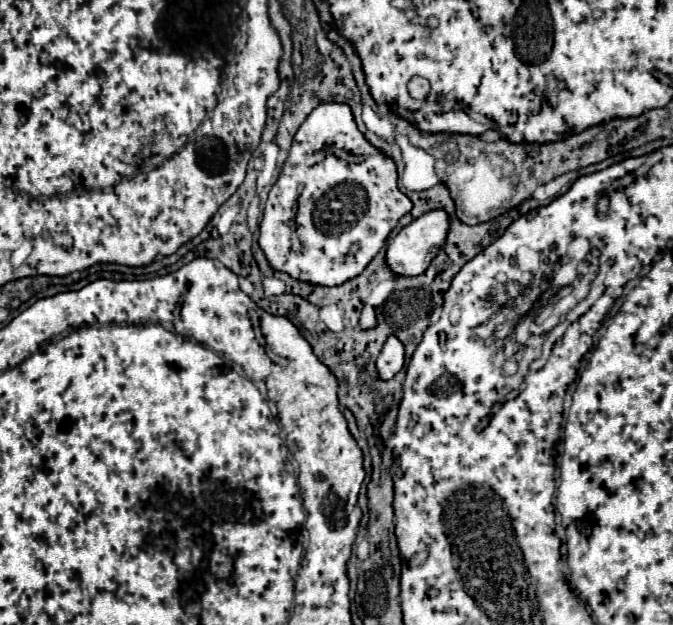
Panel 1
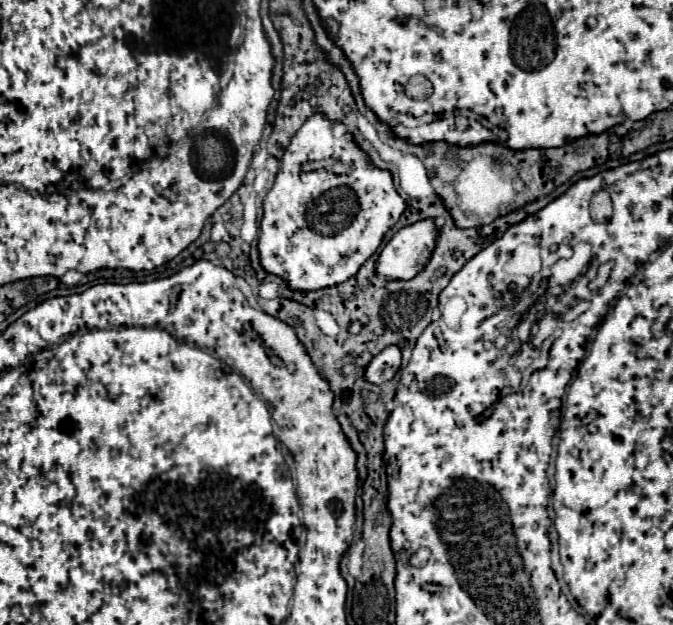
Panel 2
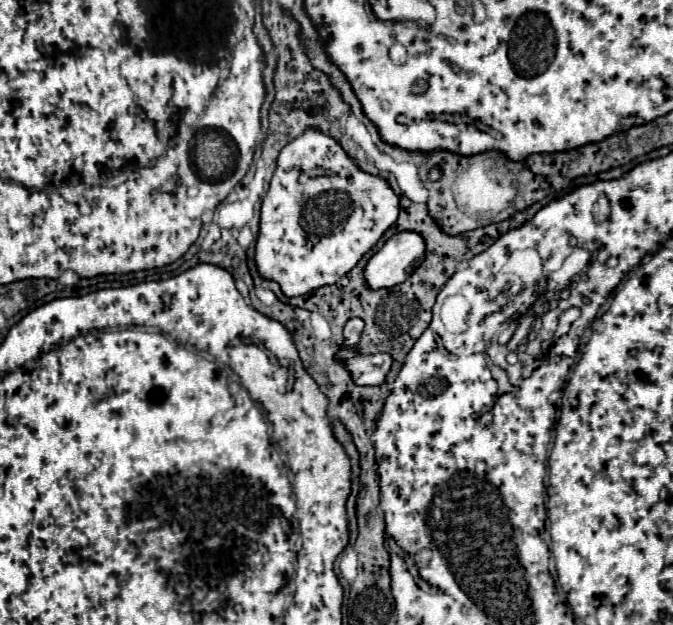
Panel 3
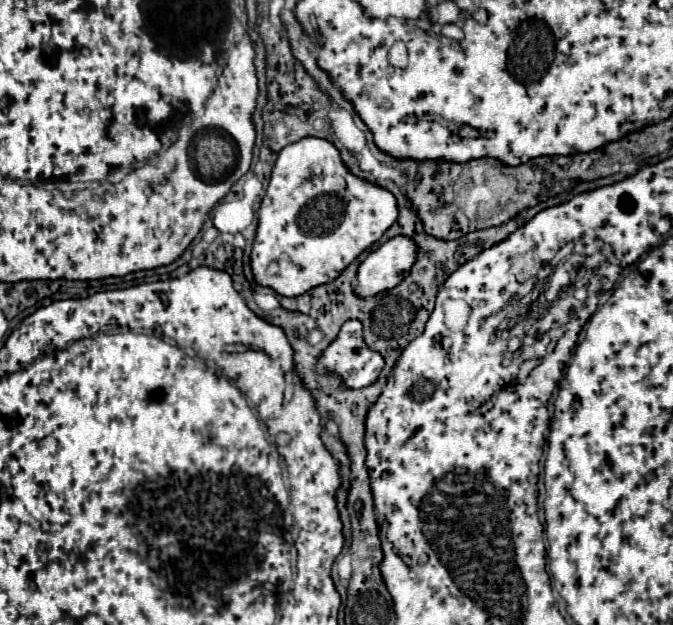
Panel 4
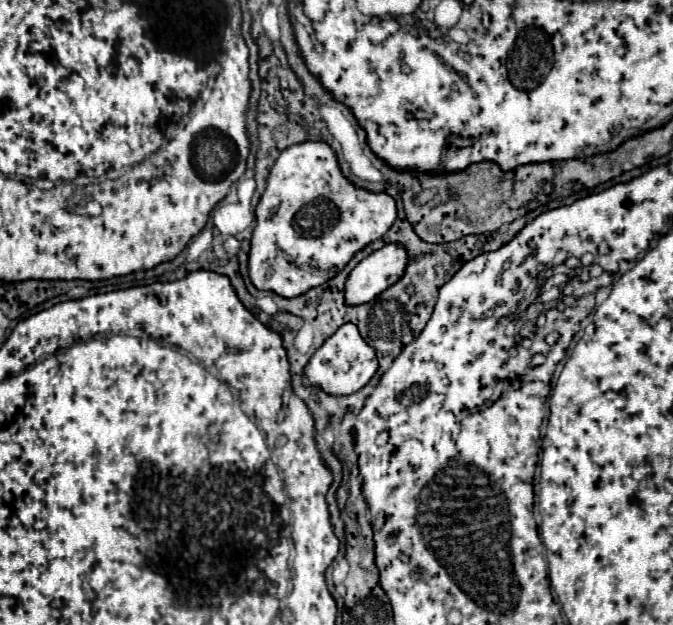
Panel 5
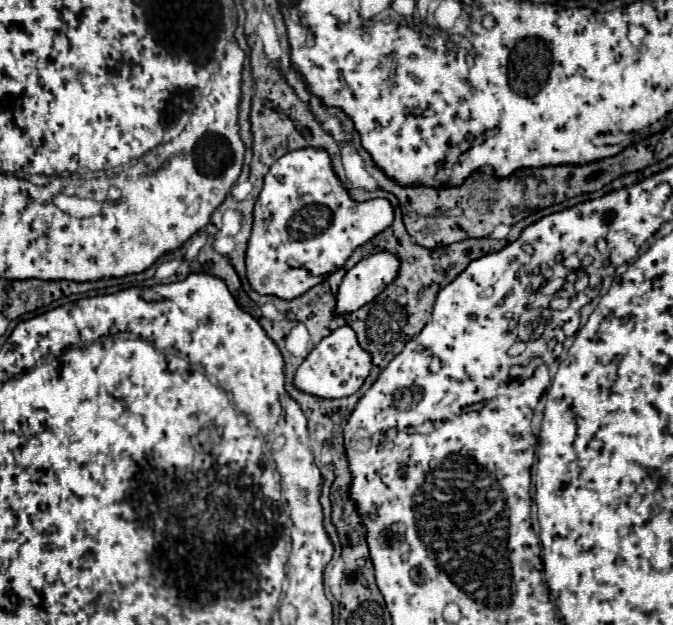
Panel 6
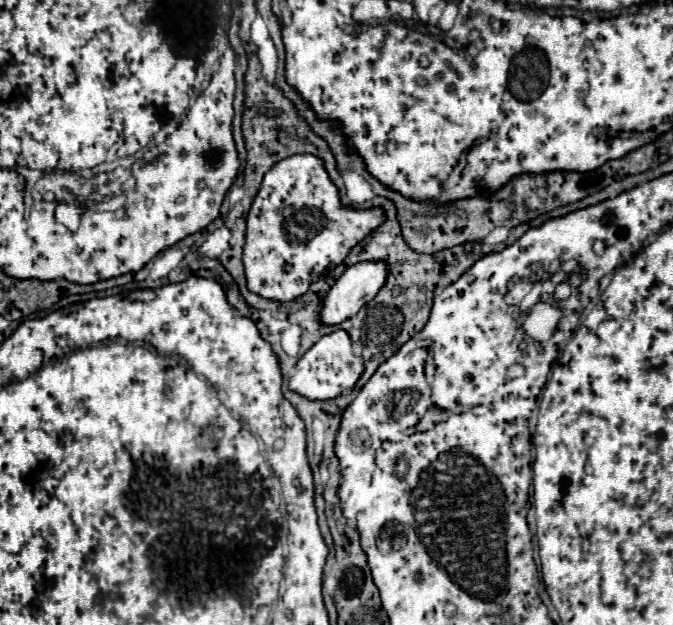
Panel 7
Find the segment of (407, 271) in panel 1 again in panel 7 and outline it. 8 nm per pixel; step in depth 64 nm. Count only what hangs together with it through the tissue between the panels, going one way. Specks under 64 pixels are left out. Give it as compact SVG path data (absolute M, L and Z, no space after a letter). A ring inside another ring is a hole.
M382 260L358 262L350 266L330 288L322 304L322 322L340 324L352 318L364 304L368 304L384 286L388 266Z

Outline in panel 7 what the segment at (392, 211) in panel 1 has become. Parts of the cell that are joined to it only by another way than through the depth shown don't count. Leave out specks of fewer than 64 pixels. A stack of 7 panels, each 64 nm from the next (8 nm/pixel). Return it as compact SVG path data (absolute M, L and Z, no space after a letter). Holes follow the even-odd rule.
M294 154L290 158L284 158L266 172L248 214L248 230L244 246L244 268L248 290L262 298L290 302L306 294L310 284L322 278L332 266L336 268L338 264L342 264L348 252L384 222L386 214L380 206L358 210L352 206L344 206L340 202L338 188L330 180L322 158L314 154Z

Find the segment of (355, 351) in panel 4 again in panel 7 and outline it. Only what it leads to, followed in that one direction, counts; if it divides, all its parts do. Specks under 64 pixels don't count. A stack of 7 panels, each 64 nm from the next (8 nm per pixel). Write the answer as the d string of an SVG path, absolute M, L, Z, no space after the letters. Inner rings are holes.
M346 330L322 336L296 364L290 378L290 390L310 400L330 400L352 390L364 372L364 360L352 352L352 340Z

